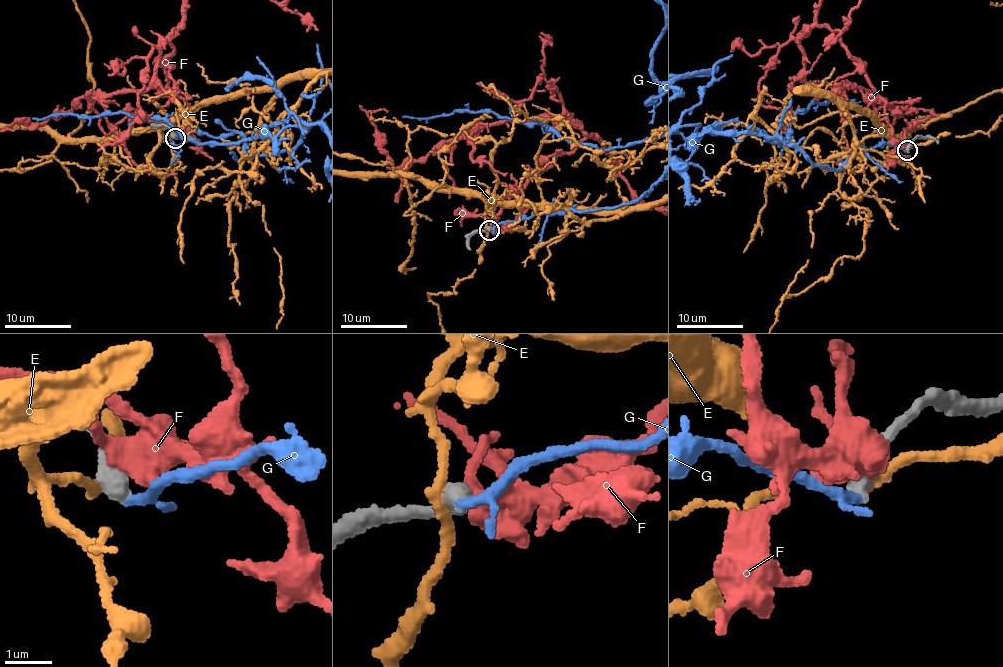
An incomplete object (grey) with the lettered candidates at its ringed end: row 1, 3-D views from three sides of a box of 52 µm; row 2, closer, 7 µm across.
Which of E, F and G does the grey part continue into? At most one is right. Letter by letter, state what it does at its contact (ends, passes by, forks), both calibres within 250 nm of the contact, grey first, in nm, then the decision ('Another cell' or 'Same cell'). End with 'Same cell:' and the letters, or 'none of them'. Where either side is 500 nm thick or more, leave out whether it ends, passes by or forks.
E: Thickness 500 nm (grey) against 240 nm. Another cell
F: Thickness 500 nm (grey) against 500 nm. Another cell
G: It passes by. Thickness 480 nm (grey) against 160 nm. Same cell
Same cell: G

